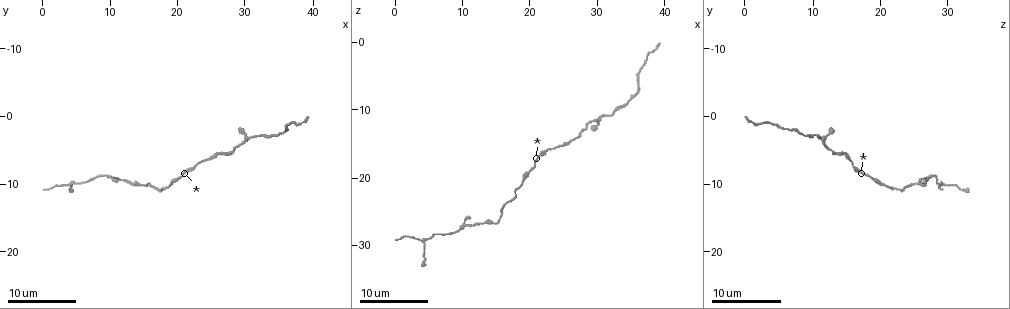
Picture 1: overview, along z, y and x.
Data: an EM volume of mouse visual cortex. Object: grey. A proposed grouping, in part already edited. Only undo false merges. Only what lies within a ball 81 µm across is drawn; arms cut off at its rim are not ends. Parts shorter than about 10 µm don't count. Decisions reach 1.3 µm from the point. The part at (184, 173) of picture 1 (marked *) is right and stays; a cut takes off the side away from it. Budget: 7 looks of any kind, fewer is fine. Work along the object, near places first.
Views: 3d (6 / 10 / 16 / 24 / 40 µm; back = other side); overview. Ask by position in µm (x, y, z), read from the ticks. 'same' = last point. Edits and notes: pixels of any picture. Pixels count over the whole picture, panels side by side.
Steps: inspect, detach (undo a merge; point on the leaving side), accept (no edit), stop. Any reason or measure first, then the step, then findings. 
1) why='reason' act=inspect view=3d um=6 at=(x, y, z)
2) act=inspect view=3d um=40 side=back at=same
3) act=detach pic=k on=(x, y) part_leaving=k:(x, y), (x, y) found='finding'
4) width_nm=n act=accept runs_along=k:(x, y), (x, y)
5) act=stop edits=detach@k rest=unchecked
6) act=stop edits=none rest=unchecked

why='thick turns thin' act=inspect view=3d um=10 at=(22.5, 7.5, 16.0)

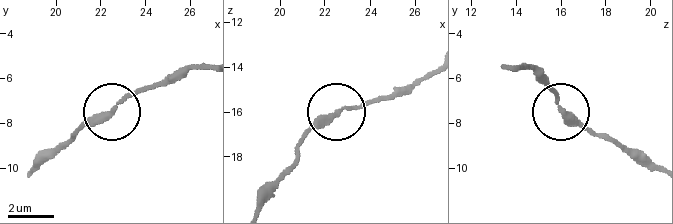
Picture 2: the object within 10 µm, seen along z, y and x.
act=accept runs_along=2:(304, 135), (337, 111), (393, 97) found='all the same neuron'

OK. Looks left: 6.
act=inspect view=3d um=16 at=(15.5, 10.5, 26.0)

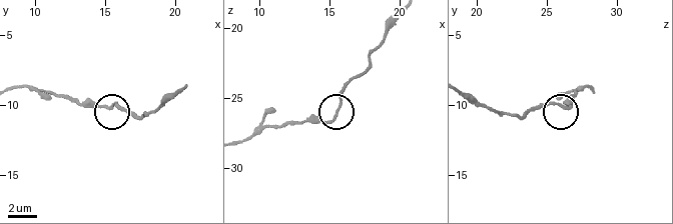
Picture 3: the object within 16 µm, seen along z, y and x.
width_nm=170 act=accept found='one neuron here'

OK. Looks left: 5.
act=inspect view=3d um=16 at=(9.0, 8.5, 28.0)

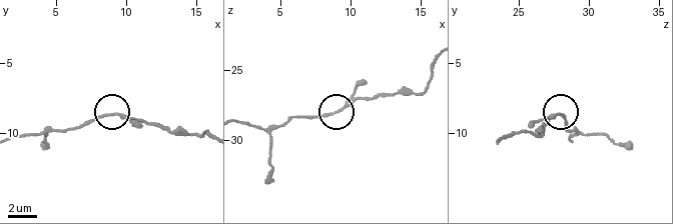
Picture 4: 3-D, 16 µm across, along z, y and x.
act=accept found='continuous, no second neuron'

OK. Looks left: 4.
act=stop edits=none rest=unchecked

